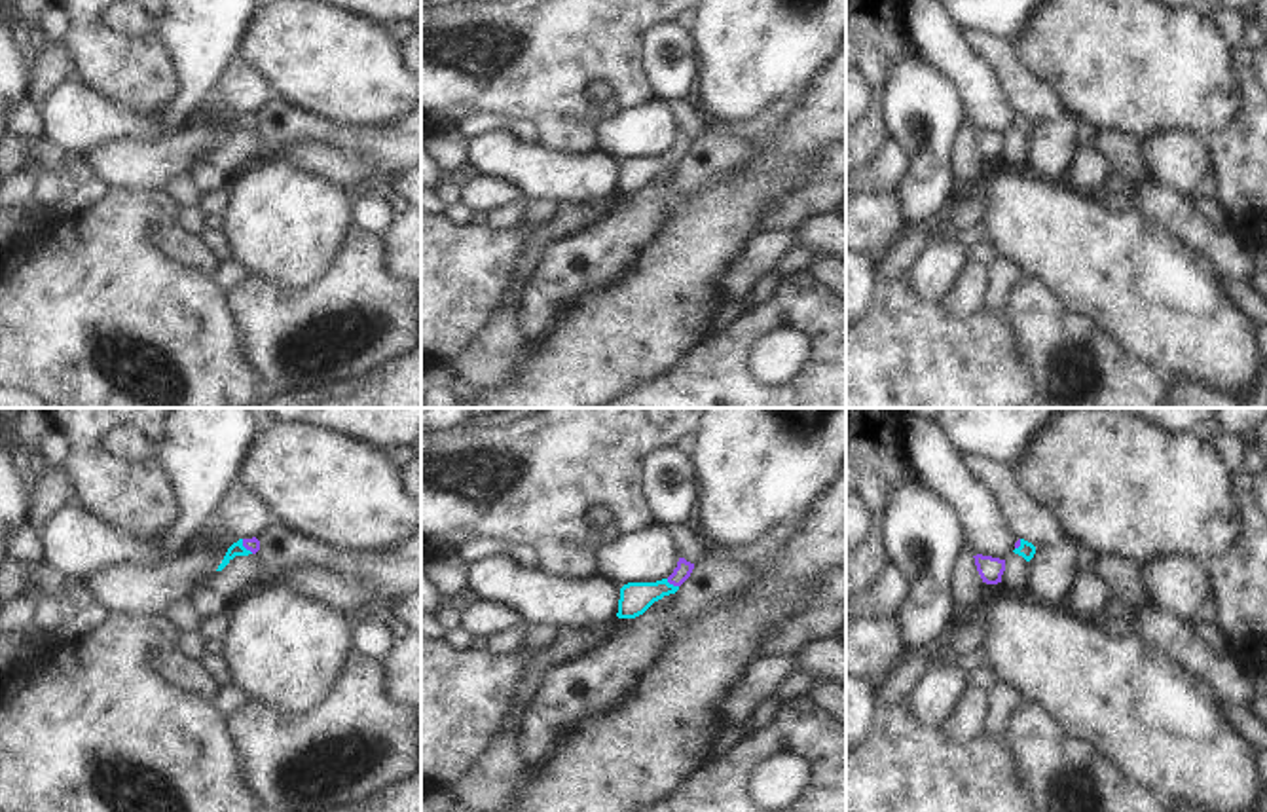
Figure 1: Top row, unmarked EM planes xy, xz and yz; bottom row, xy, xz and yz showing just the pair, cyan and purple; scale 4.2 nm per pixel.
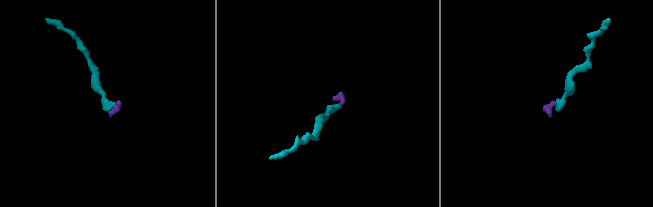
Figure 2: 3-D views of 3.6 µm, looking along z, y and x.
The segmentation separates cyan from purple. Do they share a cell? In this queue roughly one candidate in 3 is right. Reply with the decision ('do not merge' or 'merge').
merge

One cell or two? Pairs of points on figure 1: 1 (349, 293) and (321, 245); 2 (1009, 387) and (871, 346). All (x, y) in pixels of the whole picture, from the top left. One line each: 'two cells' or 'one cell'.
1: two cells
2: one cell

